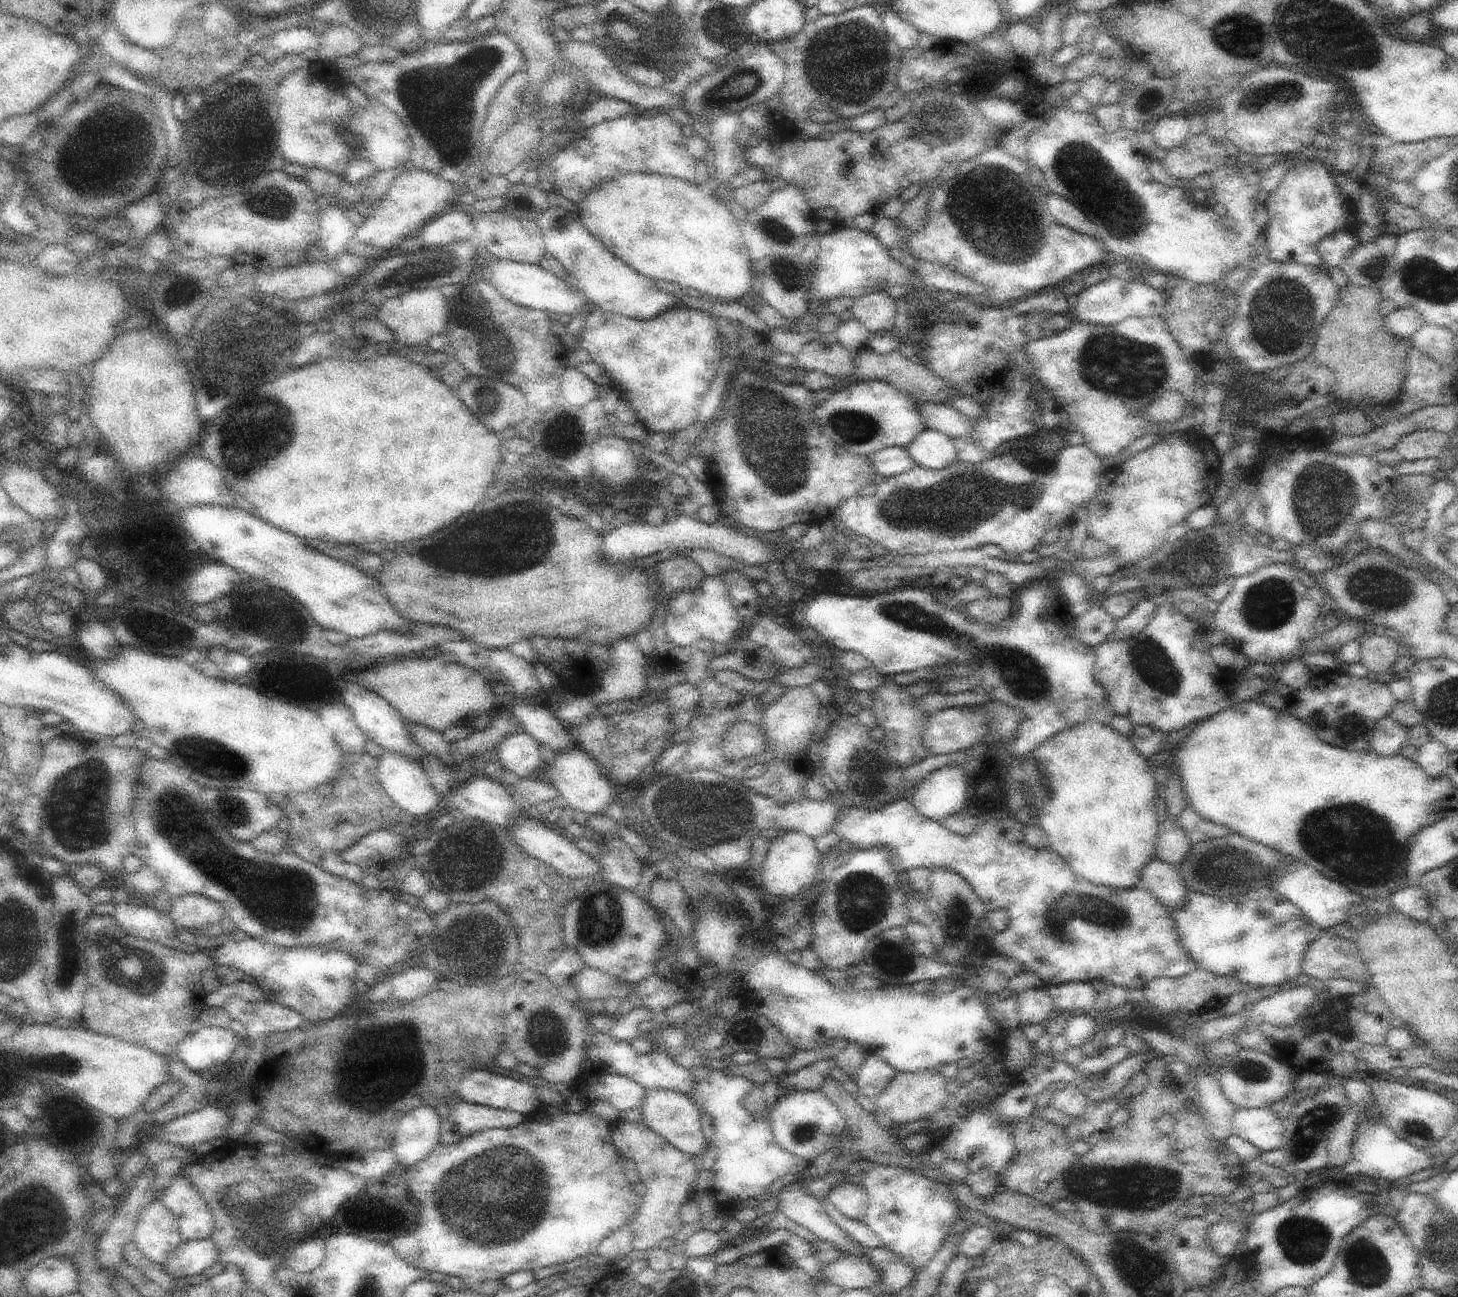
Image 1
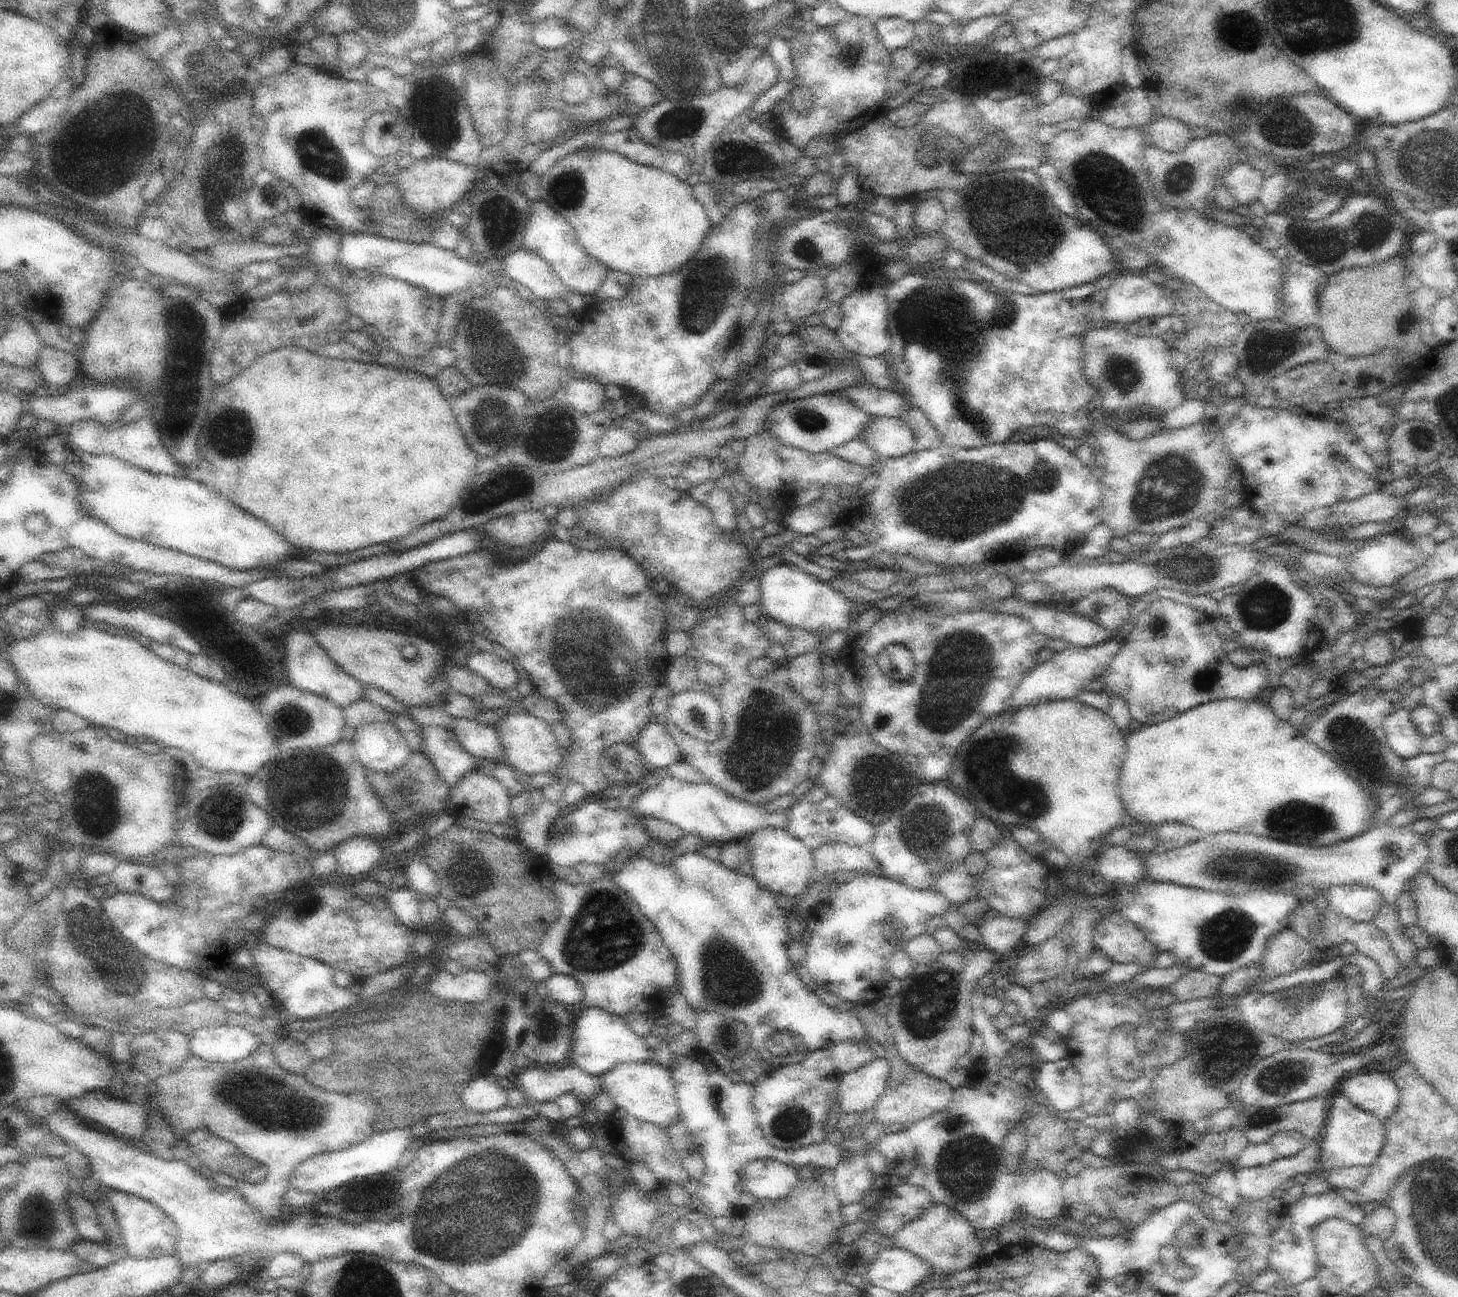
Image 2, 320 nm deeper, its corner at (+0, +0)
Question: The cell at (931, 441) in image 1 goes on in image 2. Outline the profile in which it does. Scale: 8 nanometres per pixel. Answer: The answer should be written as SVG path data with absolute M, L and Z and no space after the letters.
M876 416L860 438L878 454L882 460L902 457L917 448L918 440L906 420Z

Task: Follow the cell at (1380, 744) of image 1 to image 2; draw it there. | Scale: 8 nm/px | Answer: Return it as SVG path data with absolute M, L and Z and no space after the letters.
M1402 708L1394 712L1386 718L1383 728L1390 749L1400 758L1406 760L1421 754L1424 740L1408 710Z

